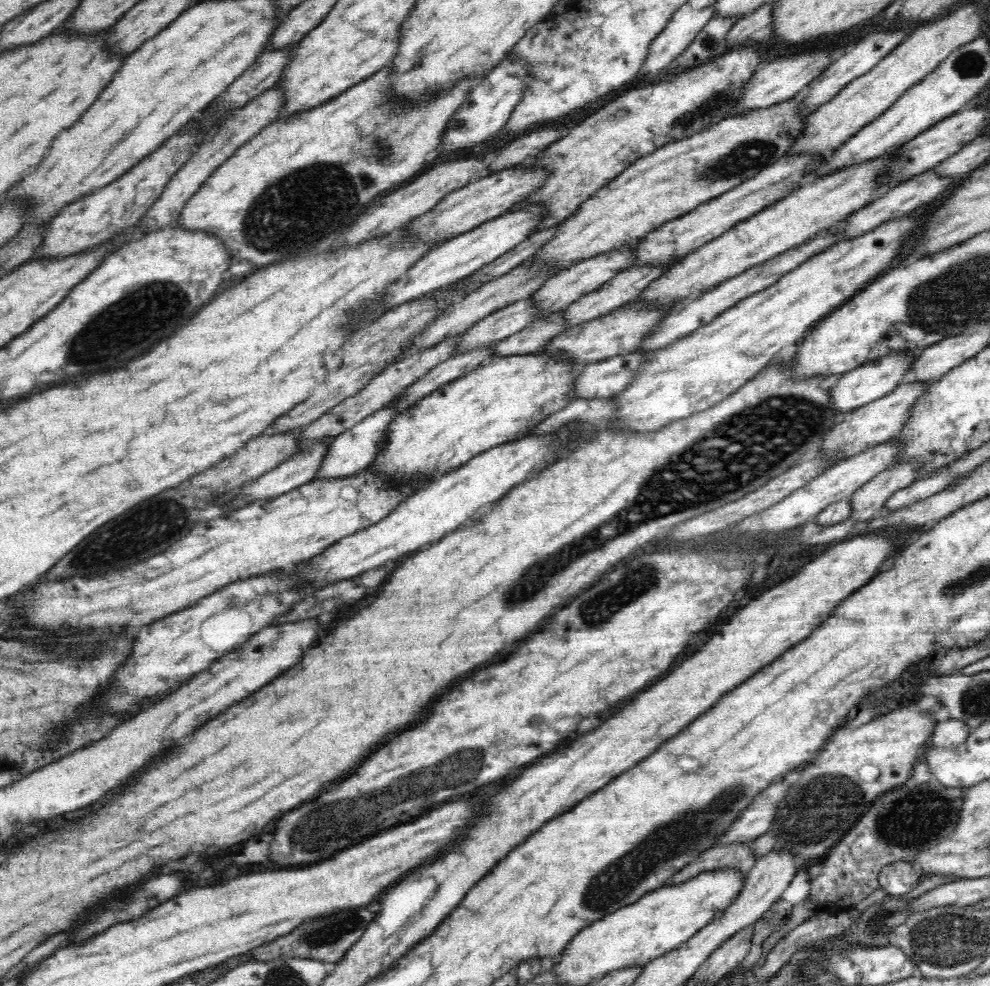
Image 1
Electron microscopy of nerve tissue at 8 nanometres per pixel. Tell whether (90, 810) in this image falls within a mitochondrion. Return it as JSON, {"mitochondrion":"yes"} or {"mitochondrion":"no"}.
{"mitochondrion":"no"}

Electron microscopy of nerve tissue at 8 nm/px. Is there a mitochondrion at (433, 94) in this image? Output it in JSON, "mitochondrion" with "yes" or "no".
{"mitochondrion":"no"}

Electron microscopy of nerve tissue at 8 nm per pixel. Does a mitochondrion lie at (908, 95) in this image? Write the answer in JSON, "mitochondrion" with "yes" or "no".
{"mitochondrion":"no"}

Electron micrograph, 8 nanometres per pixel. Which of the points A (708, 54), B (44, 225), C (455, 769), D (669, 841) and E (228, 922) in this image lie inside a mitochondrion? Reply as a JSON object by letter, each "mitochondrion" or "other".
{"A":"other","B":"other","C":"mitochondrion","D":"mitochondrion","E":"other"}

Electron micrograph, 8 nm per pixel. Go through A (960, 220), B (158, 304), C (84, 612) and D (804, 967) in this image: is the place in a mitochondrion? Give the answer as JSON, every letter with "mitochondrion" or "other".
{"A":"other","B":"mitochondrion","C":"other","D":"mitochondrion"}

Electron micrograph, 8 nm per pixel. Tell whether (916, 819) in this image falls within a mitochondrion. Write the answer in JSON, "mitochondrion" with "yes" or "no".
{"mitochondrion":"yes"}

